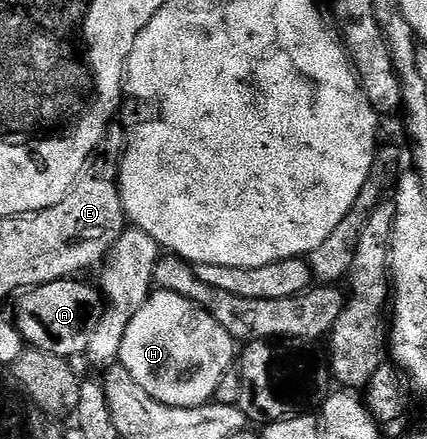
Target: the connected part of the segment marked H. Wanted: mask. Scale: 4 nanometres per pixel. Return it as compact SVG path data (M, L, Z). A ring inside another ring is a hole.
M176 290L170 292L155 291L136 310L136 318L128 326L124 333L124 346L120 346L120 362L156 398L161 404L167 404L173 408L198 408L201 404L211 403L222 384L222 379L231 372L236 364L236 341L233 336L216 322L216 318L208 310L198 305L196 300L189 300L180 295Z

